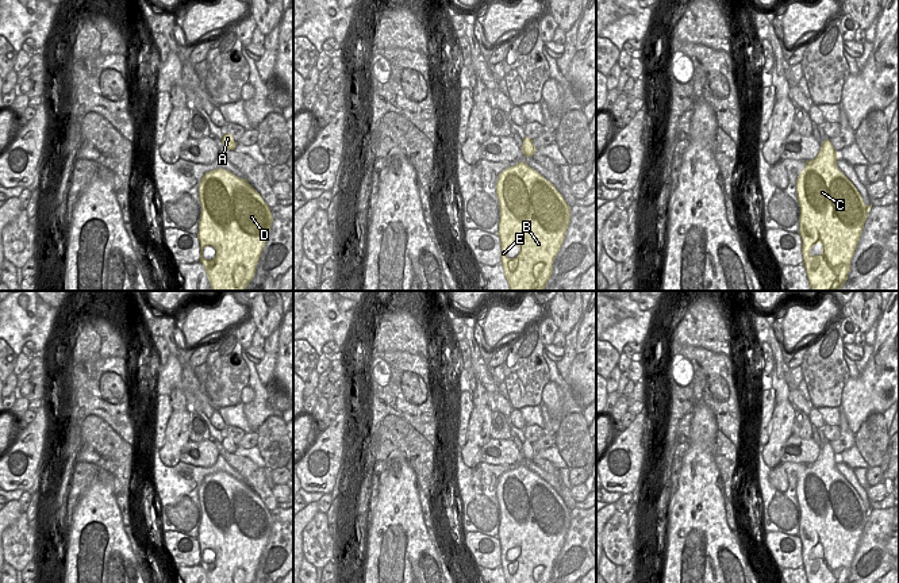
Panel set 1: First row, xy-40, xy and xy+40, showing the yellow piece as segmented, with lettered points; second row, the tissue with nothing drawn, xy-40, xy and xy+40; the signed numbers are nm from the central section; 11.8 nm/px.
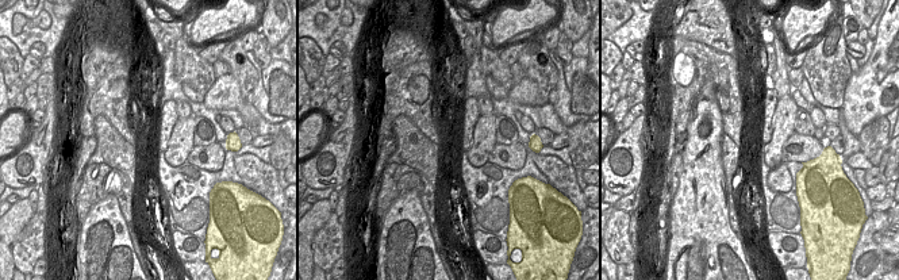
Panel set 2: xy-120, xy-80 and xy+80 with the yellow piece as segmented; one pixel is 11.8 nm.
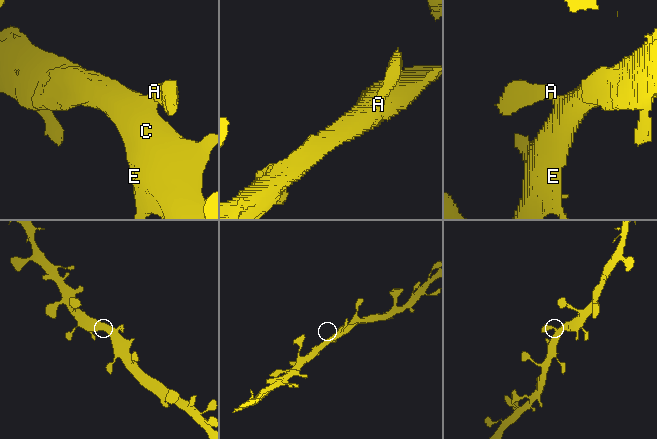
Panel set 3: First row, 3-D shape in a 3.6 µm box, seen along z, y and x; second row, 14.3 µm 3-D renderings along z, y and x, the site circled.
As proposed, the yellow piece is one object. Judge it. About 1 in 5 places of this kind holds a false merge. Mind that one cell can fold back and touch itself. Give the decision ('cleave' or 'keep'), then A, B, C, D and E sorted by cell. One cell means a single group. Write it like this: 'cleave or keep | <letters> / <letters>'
keep | A B C D E

